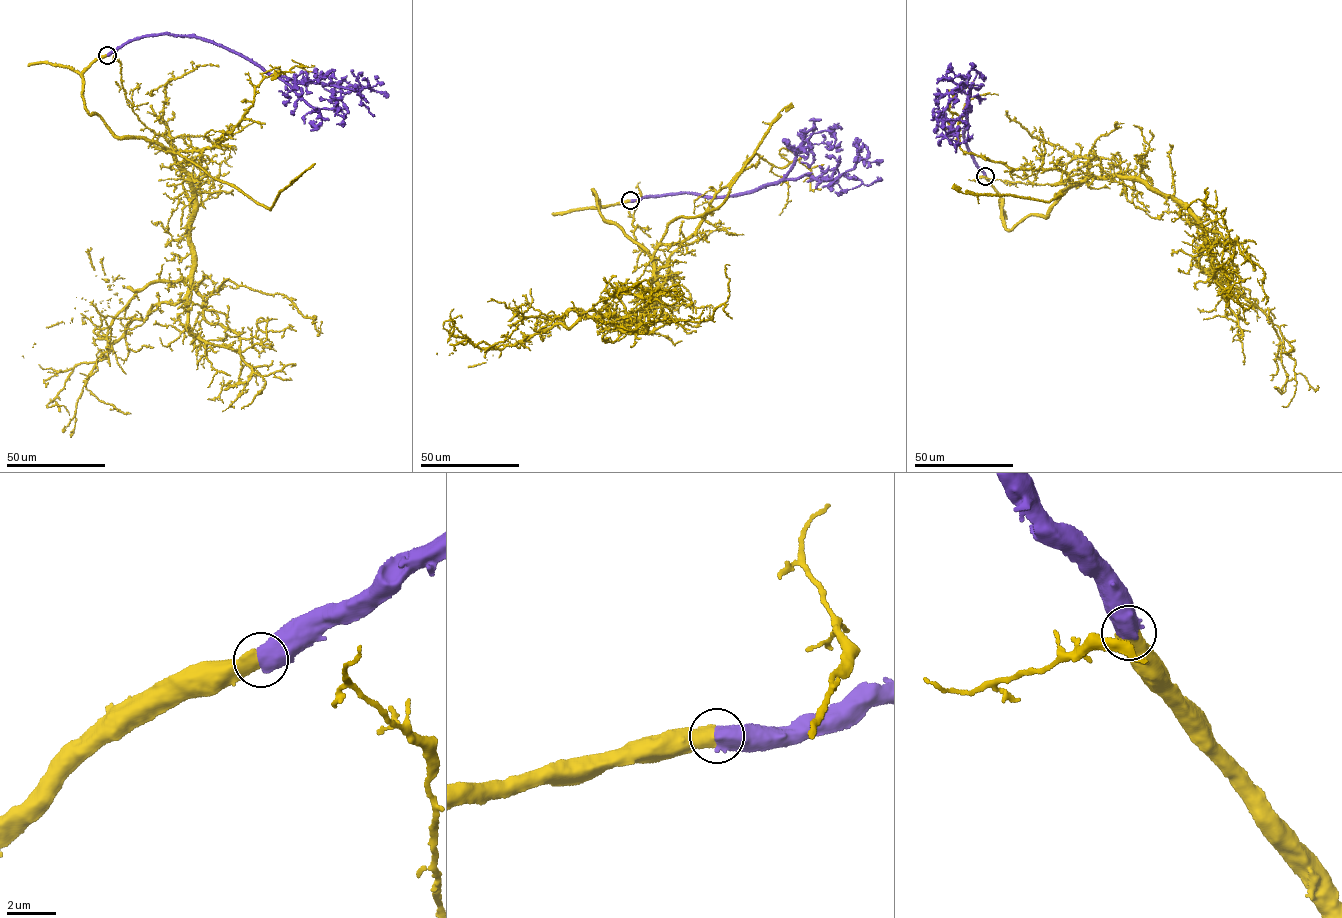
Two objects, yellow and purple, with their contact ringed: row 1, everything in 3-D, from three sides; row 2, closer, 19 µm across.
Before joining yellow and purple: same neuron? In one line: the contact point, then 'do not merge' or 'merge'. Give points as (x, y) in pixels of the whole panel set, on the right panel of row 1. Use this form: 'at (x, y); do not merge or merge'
at (985, 176); merge

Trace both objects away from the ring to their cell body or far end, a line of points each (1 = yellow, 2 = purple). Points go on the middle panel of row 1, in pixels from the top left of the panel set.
1: (630, 200), (591, 190), (654, 267), (642, 317), (508, 336), (468, 367)
2: (630, 200), (689, 192), (730, 196), (804, 175), (836, 178), (853, 169), (855, 146), (859, 148), (862, 142)

